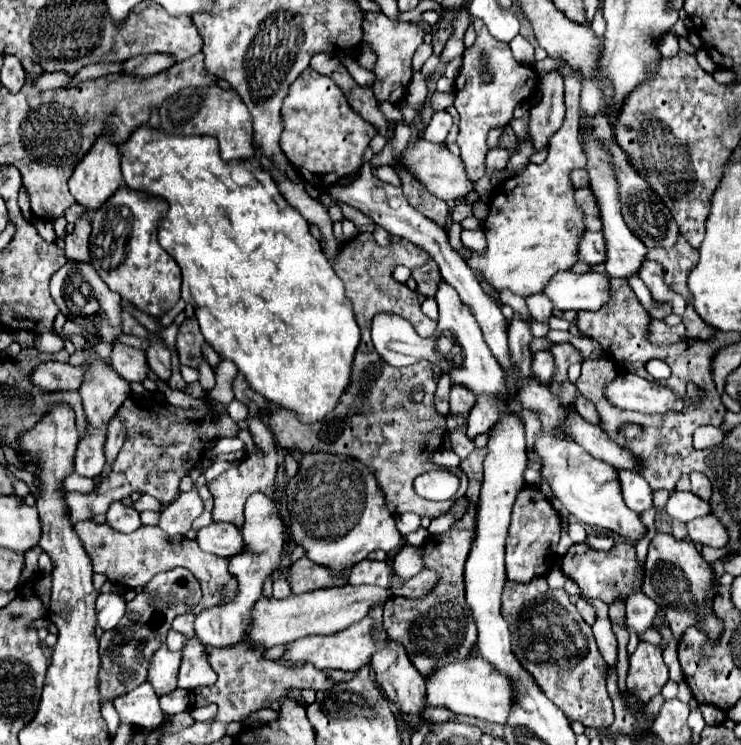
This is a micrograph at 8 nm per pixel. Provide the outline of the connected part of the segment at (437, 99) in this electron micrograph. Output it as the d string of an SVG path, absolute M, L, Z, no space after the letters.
M434 92L432 96L430 96L430 100L428 100L428 104L432 106L432 110L444 110L444 108L448 108L448 106L452 106L454 104L455 96L452 94L442 94L442 92Z

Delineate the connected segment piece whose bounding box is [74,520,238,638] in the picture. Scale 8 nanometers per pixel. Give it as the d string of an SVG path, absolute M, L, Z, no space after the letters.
M94 520L78 522L74 530L78 532L82 546L86 548L86 554L92 560L94 572L108 576L112 584L120 584L126 588L146 586L146 582L158 572L166 572L178 566L188 568L200 582L202 600L190 612L178 616L172 624L172 628L184 634L186 638L194 638L194 616L198 616L198 612L212 608L212 606L222 606L238 594L238 580L234 580L234 576L226 570L226 558L202 552L198 542L188 540L184 535L172 538L158 526L142 526L132 534L120 534L120 532L114 532L114 528L110 528L108 524L96 524Z

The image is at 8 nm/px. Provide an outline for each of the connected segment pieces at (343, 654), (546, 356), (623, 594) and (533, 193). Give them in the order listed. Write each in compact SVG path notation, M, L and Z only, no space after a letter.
M364 618L362 622L356 622L348 626L346 630L340 630L336 634L328 636L306 636L296 642L288 644L288 652L284 654L286 664L296 664L296 662L312 662L316 668L336 668L336 670L346 670L346 672L356 672L358 668L370 664L374 652L380 652L386 648L388 640L374 640L372 638L372 618Z
M544 350L544 352L536 352L534 356L532 356L532 372L534 372L534 376L538 376L542 382L550 382L550 378L552 378L552 372L554 372L554 358L552 358L552 354L548 352L548 350Z
M586 542L572 544L562 558L562 572L570 580L574 580L588 598L598 598L598 600L606 602L608 606L616 600L626 602L626 598L632 594L632 590L636 590L636 588L640 590L642 580L644 580L644 564L638 562L636 548L634 548L634 544L628 544L628 542L616 542L612 546L612 550L608 550L608 552L594 550Z
M580 72L576 74L578 76L564 78L566 118L550 140L548 158L542 164L528 164L520 176L508 178L494 190L496 196L490 206L490 216L484 222L488 250L484 254L472 252L468 260L468 266L480 270L496 292L504 288L518 296L542 292L556 272L570 270L578 262L578 244L586 226L584 214L574 200L576 188L572 186L570 172L574 168L586 168L586 156L578 142Z

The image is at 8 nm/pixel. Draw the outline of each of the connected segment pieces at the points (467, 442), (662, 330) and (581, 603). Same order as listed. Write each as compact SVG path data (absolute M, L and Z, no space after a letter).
M466 424L454 428L448 432L448 440L452 444L452 450L460 456L466 458L472 450L474 450L474 440L470 436L466 436Z
M652 320L650 324L650 342L658 344L658 346L666 346L666 344L674 344L678 340L682 340L684 334L684 326L668 326L662 320Z
M578 600L576 602L576 608L578 608L578 612L582 614L582 618L592 626L594 624L594 620L596 620L596 614L594 614L594 608L586 602L586 600Z

